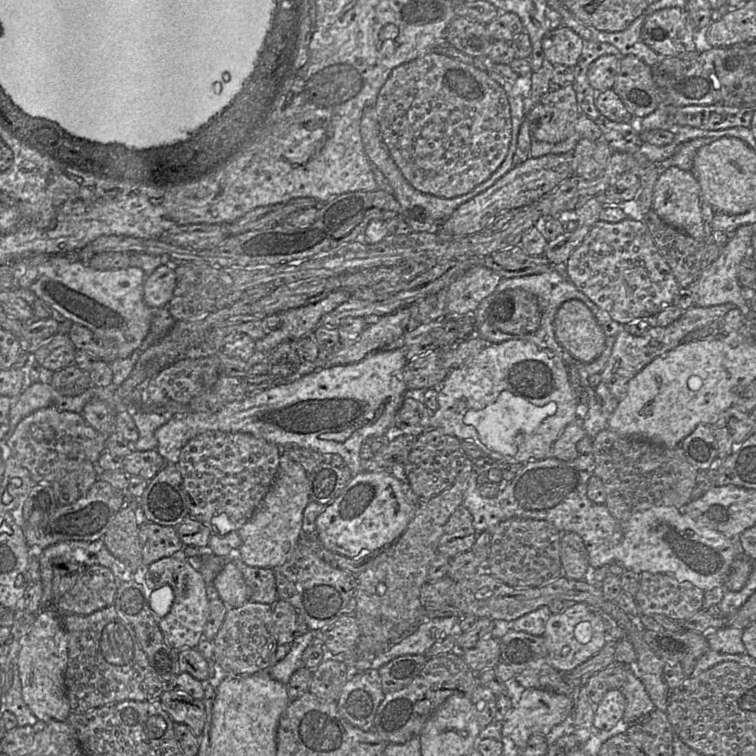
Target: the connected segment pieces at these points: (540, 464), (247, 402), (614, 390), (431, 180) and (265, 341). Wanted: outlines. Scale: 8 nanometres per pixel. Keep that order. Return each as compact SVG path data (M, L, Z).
M587 435L576 445L578 456L573 461L562 461L553 456L523 464L515 478L494 498L484 498L479 493L477 478L497 468L497 462L487 458L474 460L462 505L473 517L477 533L490 533L501 522L511 518L545 520L561 533L574 532L583 540L589 555L589 564L597 569L615 562L614 547L623 538L622 524L614 518L605 504L596 504L587 497L587 484L594 475L593 440Z
M404 347L376 351L358 363L317 369L293 382L275 383L270 388L247 395L242 400L230 402L215 413L197 412L173 415L155 431L155 437L158 440L156 450L167 462L170 462L189 440L202 433L211 431L249 433L280 448L296 445L321 454L338 454L353 477L367 470L367 461L360 456L360 449L365 439L370 436L384 436L394 427L395 415L402 406L408 391L403 378L403 370L408 363L406 354L407 350Z
M731 303L711 307L693 306L685 310L683 315L667 327L653 326L641 336L632 336L624 328L615 339L610 358L601 372L601 380L610 393L618 400L625 398L628 382L638 374L646 365L668 351L677 347L684 338L694 330L700 329L716 319L723 317L736 306Z
M428 53L394 68L378 94L375 110L381 139L392 159L407 181L423 193L442 198L454 198L469 193L476 186L486 181L500 167L509 149L511 141L511 116L509 102L503 88L492 80L487 72L442 53Z
M336 290L316 303L280 312L280 326L268 332L262 339L255 340L256 351L270 352L284 341L310 335L325 314L333 311L350 298L350 291Z

